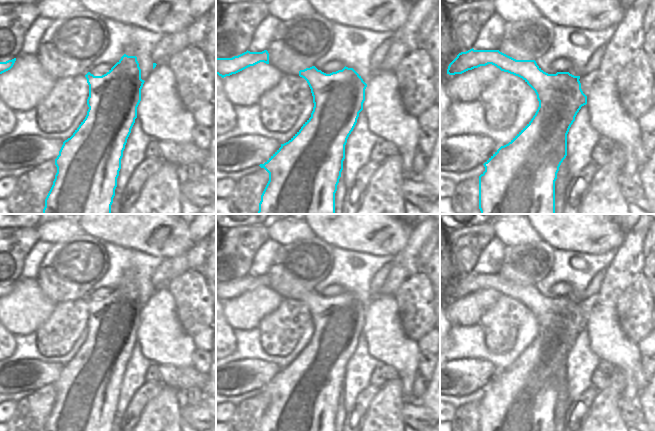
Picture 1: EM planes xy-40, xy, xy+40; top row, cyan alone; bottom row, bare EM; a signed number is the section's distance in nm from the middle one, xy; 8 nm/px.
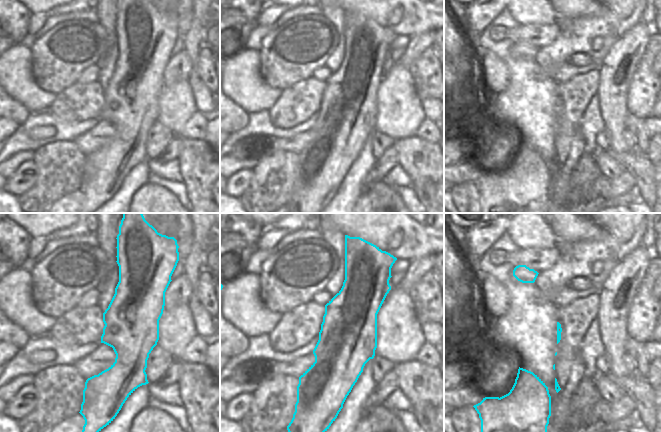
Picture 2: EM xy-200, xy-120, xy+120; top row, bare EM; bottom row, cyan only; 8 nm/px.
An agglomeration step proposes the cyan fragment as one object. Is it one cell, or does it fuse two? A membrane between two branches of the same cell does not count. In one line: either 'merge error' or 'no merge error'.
no merge error

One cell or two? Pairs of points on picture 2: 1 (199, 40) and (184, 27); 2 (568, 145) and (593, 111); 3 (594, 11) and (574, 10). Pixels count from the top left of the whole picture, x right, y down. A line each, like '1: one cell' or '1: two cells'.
1: two cells
2: two cells
3: one cell

